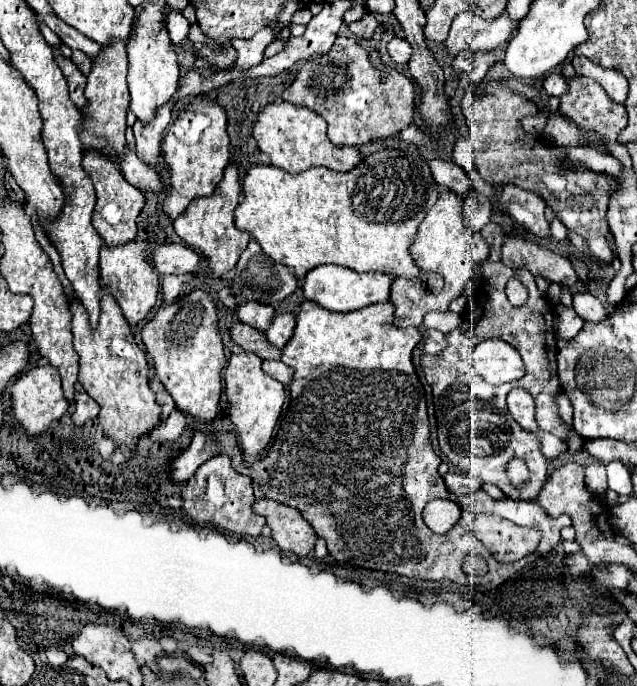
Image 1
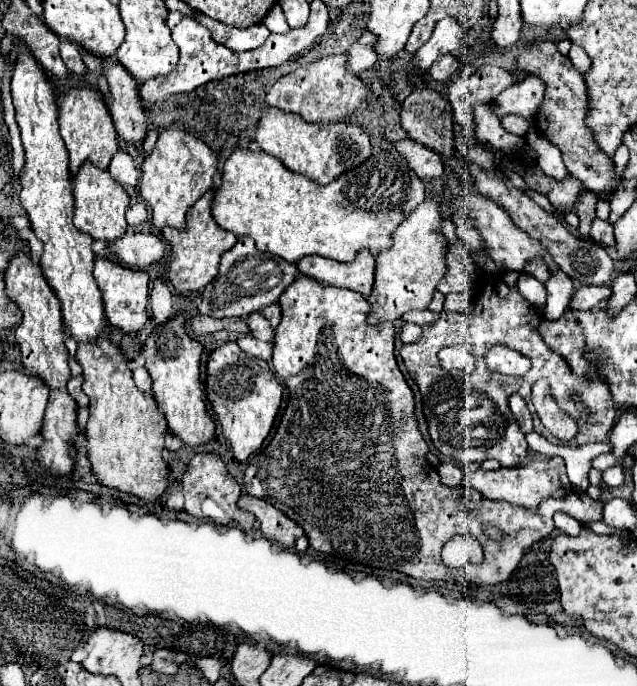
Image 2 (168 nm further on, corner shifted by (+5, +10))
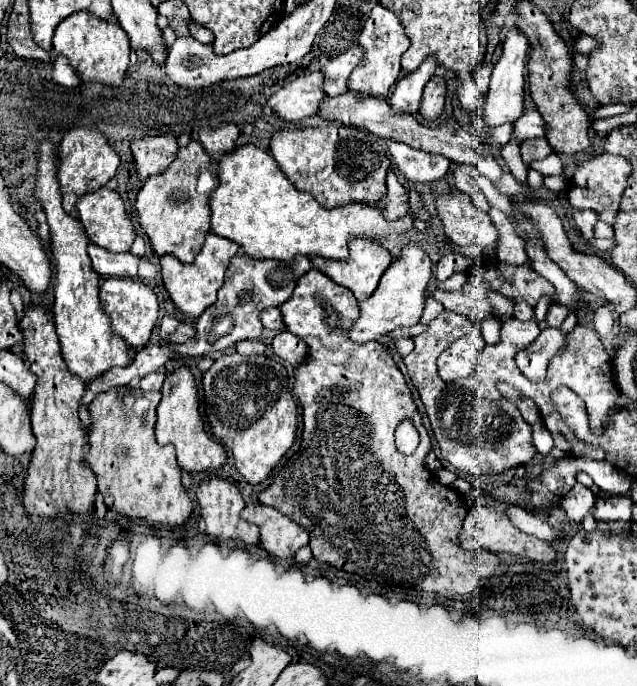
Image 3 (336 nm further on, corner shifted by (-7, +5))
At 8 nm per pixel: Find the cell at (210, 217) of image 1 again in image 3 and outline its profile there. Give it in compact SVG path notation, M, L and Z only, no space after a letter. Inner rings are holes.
M208 233L206 235L206 243L202 247L202 251L196 255L194 263L190 265L184 265L180 263L178 259L172 259L170 255L162 257L158 263L160 263L160 273L162 273L162 281L164 281L164 287L166 291L170 293L170 299L174 303L174 307L184 313L186 317L190 319L198 319L206 307L210 307L214 301L216 301L216 293L218 289L222 287L224 283L224 275L226 275L226 267L230 263L230 259L238 253L238 245L228 241L228 239L222 239L214 233Z

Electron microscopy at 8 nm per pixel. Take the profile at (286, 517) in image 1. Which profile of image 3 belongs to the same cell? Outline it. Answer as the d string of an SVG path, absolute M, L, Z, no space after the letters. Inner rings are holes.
M252 503L252 505L246 505L240 513L240 517L248 523L254 523L260 527L260 545L276 559L290 559L294 557L294 553L308 545L308 531L302 529L298 523L294 523L292 519L288 519L286 515L282 515L280 511L272 509L272 507L266 507L266 505L260 505L260 503Z

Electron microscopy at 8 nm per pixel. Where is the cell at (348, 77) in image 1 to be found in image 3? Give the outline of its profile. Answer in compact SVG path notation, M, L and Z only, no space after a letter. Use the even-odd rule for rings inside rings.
M310 73L284 84L274 95L268 97L266 105L288 123L316 115L320 101L326 97L320 89L324 77L320 73Z

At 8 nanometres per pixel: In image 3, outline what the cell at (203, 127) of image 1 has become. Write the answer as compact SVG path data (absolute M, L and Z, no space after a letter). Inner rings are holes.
M190 141L186 147L178 149L176 161L172 161L168 165L168 169L156 177L150 177L144 187L138 191L134 209L136 209L136 217L140 223L140 229L144 231L144 235L148 235L150 243L152 243L152 251L154 257L164 257L164 255L172 255L176 259L180 259L182 263L192 263L194 257L198 255L198 251L204 245L204 237L210 231L210 205L208 205L208 197L210 193L218 187L218 177L212 173L210 169L210 157L206 155L204 147L198 141Z

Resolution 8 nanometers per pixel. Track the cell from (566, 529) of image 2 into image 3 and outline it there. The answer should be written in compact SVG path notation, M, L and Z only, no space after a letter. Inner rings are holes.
M576 483L572 487L572 491L562 497L562 507L566 509L566 513L568 513L568 517L572 521L580 523L584 515L592 513L592 508L596 500L597 496L588 487Z

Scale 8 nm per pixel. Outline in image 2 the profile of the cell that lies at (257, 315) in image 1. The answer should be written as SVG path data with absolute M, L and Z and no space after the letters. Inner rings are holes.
M260 312L258 314L248 314L246 322L248 322L248 328L250 328L254 338L266 340L266 342L274 340L274 328L270 326L270 322Z

